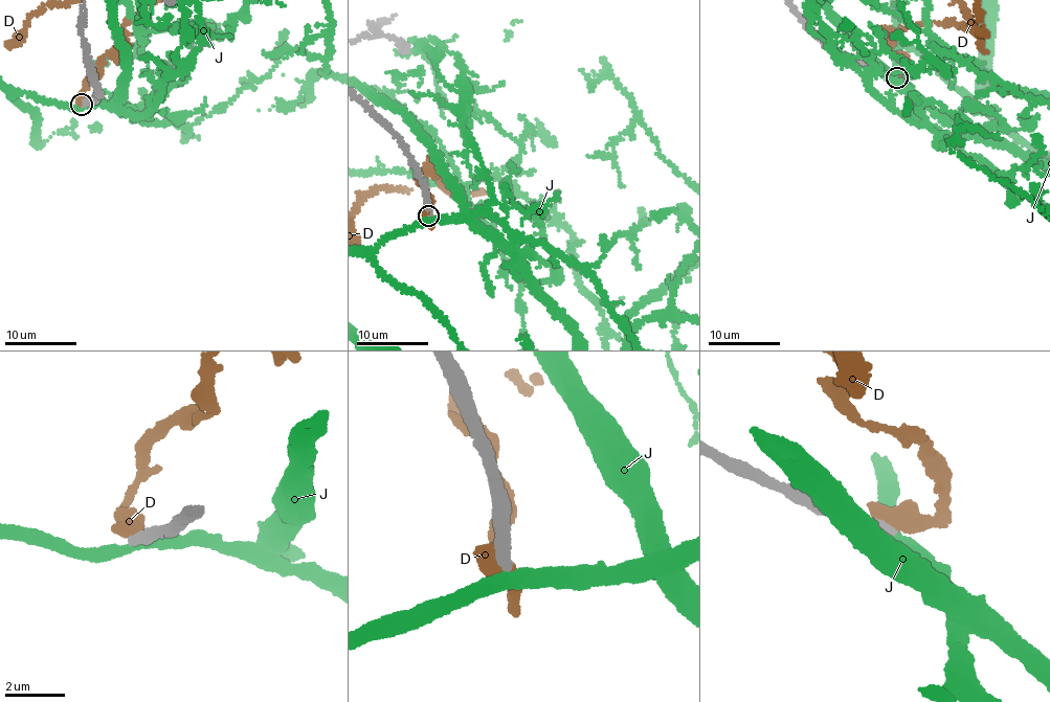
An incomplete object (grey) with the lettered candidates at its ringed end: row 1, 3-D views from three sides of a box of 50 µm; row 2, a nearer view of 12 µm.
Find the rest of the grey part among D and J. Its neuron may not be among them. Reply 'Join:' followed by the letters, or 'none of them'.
Join: none of them

